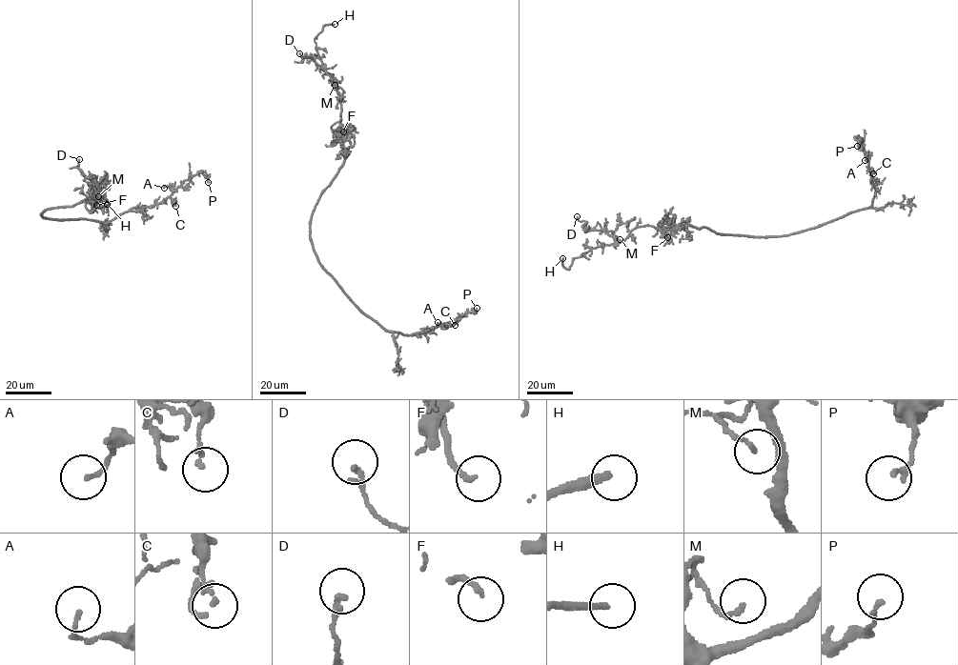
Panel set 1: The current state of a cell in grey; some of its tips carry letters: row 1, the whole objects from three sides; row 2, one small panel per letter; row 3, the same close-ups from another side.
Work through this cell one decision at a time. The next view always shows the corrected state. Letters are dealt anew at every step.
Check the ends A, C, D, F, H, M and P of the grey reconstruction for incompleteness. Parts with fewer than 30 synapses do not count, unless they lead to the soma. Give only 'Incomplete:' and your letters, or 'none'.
Incomplete: F, H

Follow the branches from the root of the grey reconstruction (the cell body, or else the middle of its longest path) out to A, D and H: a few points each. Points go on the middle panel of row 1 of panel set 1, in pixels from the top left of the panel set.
A: (310, 231), (318, 261), (362, 312), (386, 330), (410, 335), (447, 323), (440, 325), (438, 322)
D: (310, 231), (313, 211), (346, 153), (340, 136), (341, 102), (335, 79), (309, 57), (302, 60), (299, 53)
H: (310, 231), (315, 206), (346, 155), (340, 136), (340, 100), (315, 40), (325, 25), (335, 24)

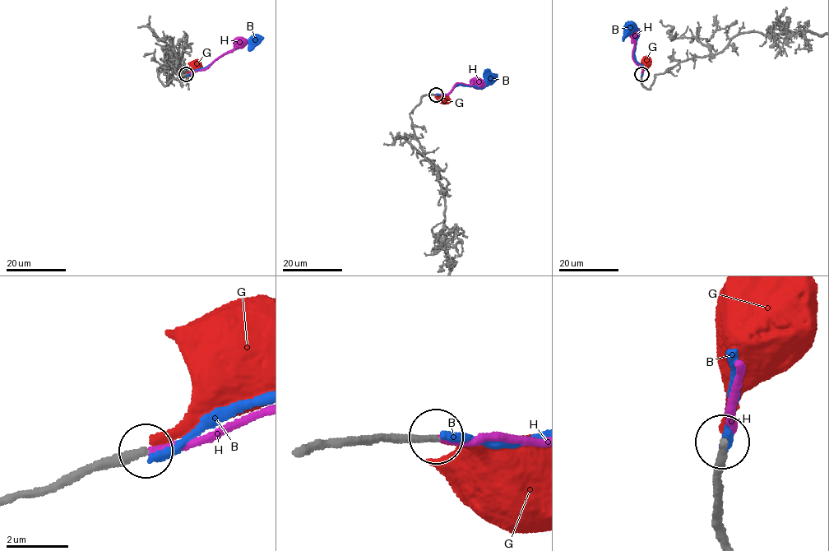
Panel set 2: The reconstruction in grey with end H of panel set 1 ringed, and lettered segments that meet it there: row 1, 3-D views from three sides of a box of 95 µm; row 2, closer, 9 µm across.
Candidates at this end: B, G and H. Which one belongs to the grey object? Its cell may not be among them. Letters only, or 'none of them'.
H

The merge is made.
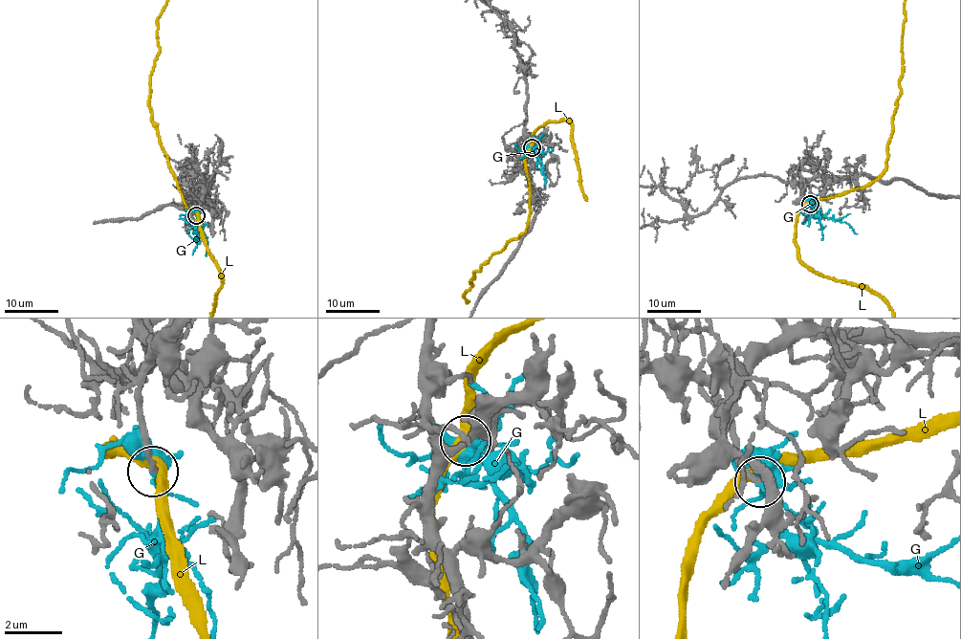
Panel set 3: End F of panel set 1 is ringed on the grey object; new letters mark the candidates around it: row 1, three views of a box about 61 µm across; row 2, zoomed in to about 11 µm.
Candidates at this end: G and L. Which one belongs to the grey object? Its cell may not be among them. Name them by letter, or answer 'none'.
G

